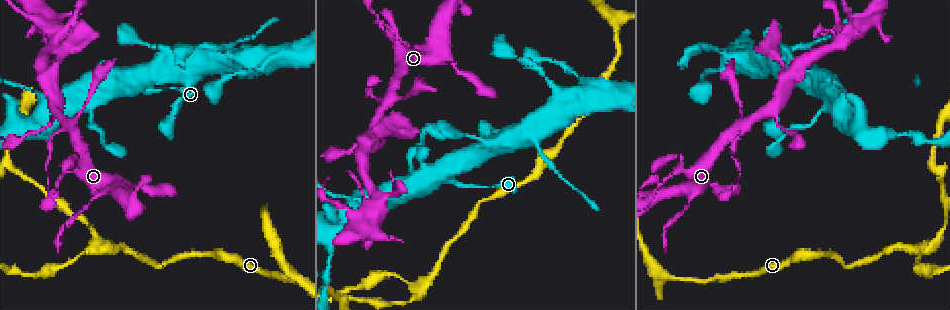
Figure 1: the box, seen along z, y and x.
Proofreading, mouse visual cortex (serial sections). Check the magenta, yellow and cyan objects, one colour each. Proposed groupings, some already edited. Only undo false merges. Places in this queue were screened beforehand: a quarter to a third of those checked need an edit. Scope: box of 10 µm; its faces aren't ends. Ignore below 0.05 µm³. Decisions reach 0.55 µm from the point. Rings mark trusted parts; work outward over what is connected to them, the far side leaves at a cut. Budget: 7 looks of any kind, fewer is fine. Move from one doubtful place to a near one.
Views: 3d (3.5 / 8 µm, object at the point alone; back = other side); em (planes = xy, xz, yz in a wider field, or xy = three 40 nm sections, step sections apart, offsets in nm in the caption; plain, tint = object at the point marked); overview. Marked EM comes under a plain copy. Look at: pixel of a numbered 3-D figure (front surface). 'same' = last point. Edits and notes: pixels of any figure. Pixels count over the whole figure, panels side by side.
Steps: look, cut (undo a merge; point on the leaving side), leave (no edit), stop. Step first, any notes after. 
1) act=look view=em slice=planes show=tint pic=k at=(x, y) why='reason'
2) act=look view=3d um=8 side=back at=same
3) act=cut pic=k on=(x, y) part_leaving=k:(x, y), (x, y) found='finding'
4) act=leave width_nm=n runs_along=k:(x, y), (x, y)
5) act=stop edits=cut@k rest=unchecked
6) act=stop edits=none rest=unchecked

act=look view=3d um=3.5 pic=1 at=(391, 97) why='a narrow waist'

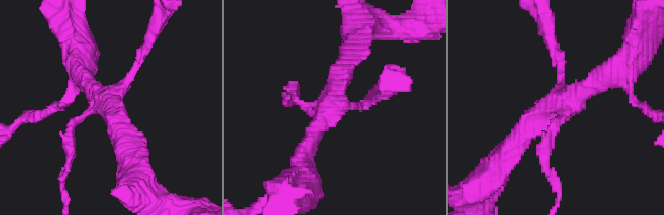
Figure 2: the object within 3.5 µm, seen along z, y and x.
act=look view=em slice=xy step=3 show=tint pic=2 at=(110, 104)

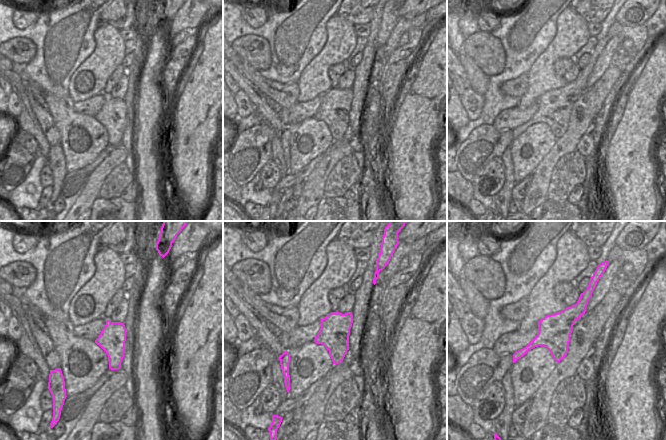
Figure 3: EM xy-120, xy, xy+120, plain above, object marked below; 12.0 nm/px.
act=leave arms=4 arm_widths_nm=150,150,300,300 runs_along=2:(512, 145), (533, 117), (607, 77) found='one cell here'

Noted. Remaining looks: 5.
act=look view=3d um=3.5 pic=1 at=(536, 141)

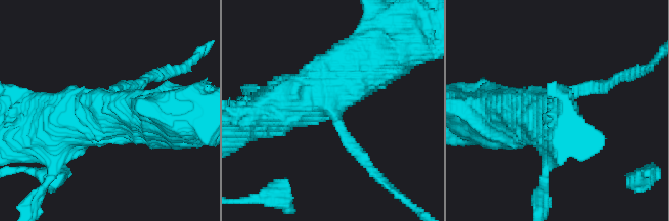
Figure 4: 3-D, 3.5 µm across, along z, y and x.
act=look view=em slice=xy step=5 show=tint pic=4 at=(334, 110) why='need the tissue'

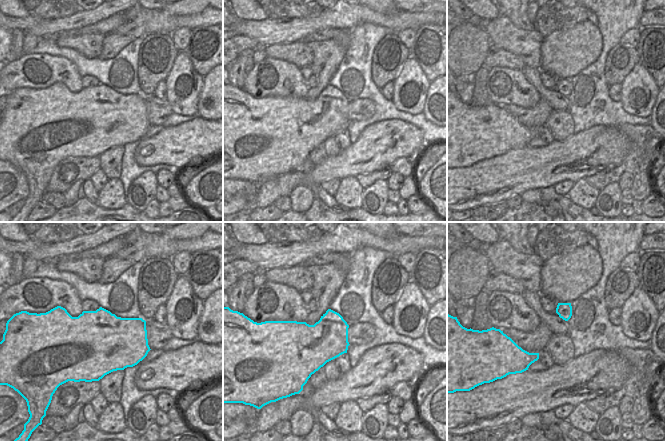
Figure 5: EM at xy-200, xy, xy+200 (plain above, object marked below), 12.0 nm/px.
act=look view=em slice=xy step=1 show=tint at=same

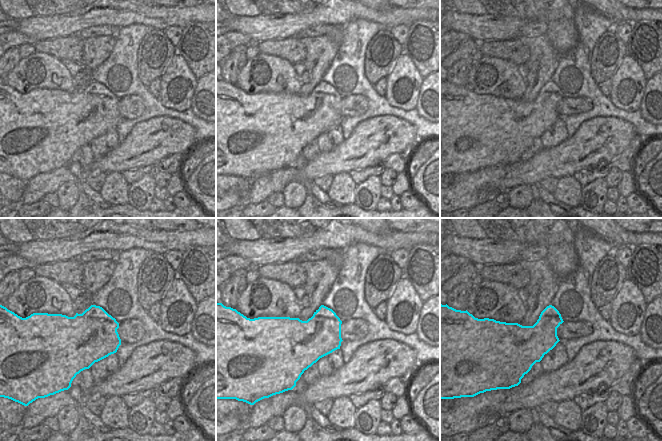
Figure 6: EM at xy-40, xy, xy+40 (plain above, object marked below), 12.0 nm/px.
act=cut pic=4 on=(349, 141) width_nm=500 found='two cells meet here'

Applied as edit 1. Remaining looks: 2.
act=stop edits=cut@4 rest=unchecked

